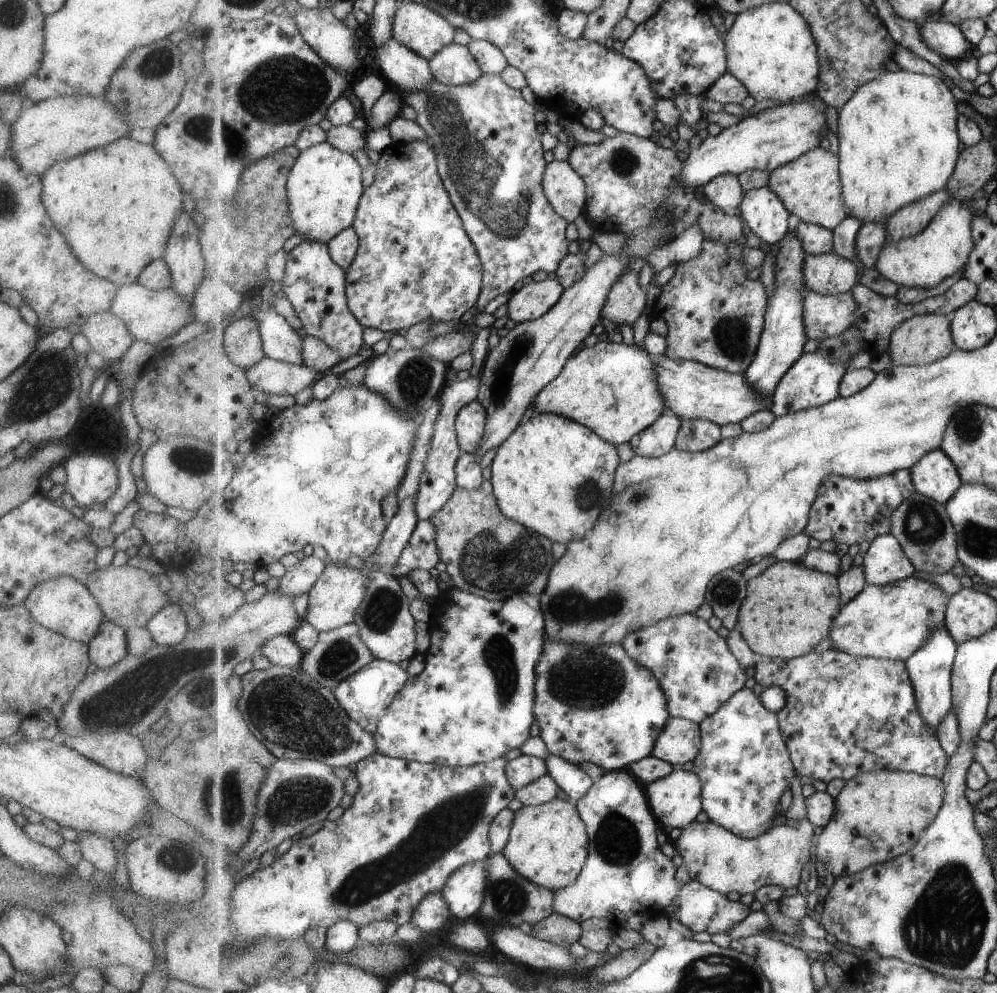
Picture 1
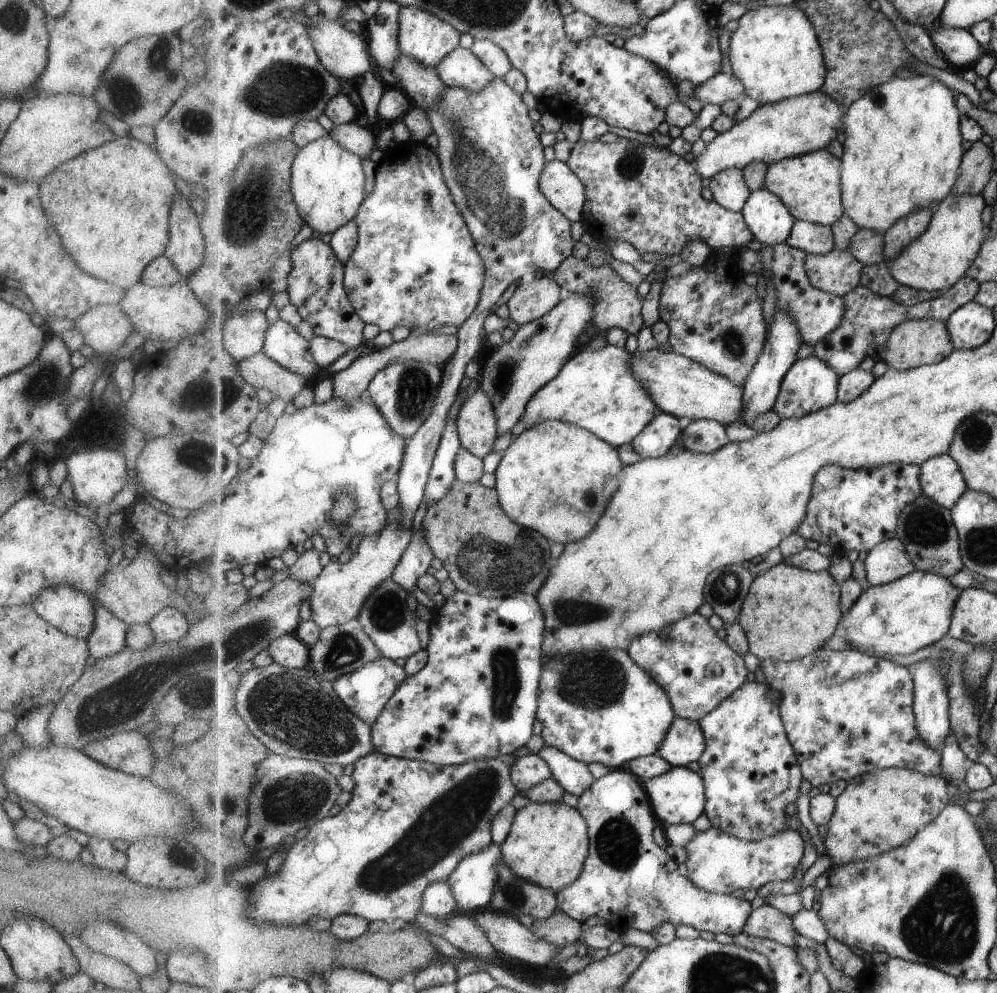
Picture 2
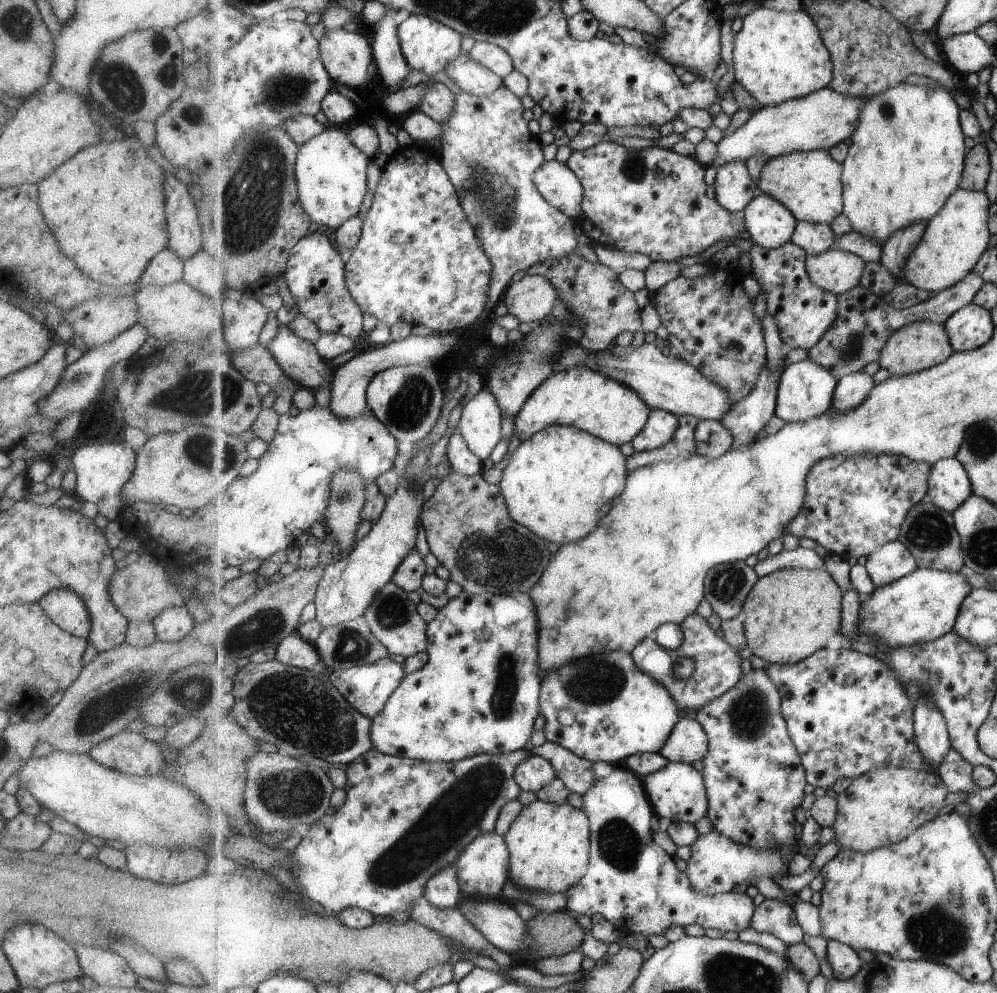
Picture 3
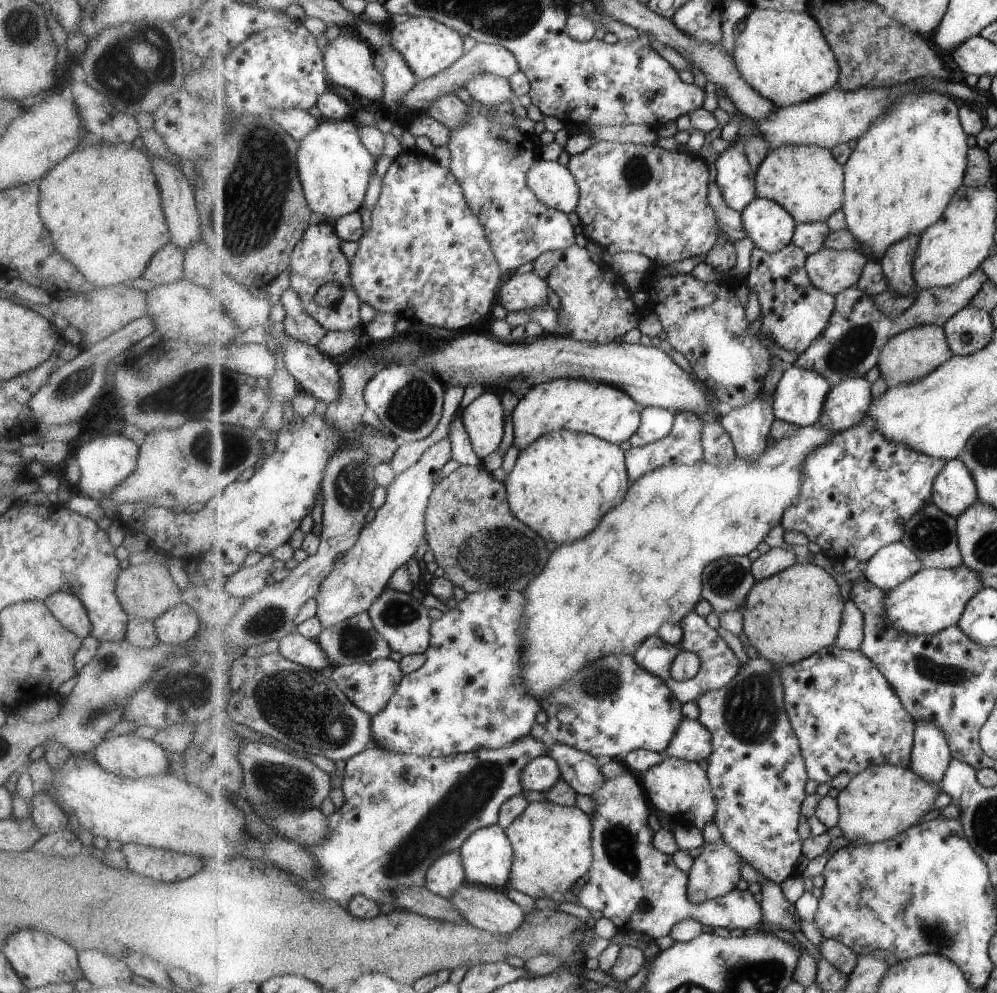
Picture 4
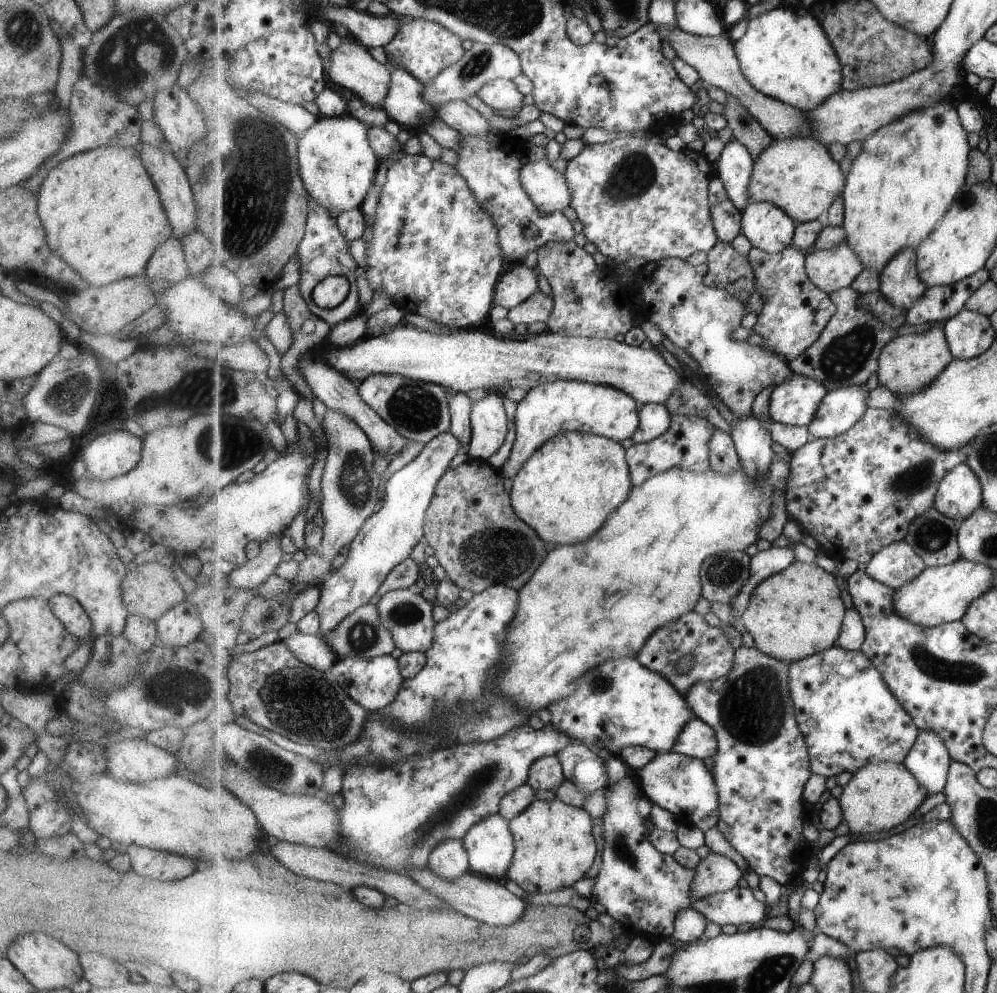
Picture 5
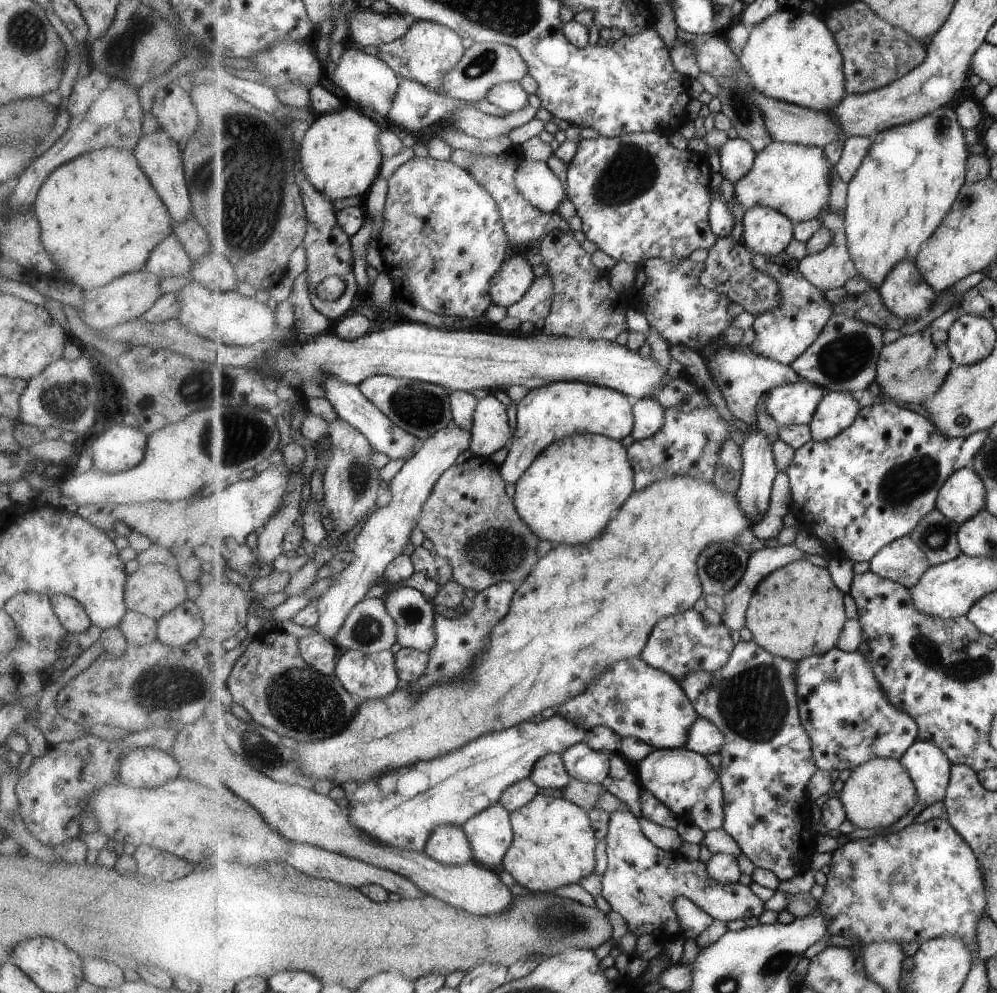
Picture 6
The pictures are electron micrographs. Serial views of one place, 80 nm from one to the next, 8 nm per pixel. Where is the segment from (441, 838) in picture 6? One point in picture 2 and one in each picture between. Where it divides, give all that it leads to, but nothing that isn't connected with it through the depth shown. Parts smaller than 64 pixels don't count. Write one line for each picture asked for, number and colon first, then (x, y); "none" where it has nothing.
2: (439, 900)
3: (443, 889)
4: (447, 874)
5: (450, 859)

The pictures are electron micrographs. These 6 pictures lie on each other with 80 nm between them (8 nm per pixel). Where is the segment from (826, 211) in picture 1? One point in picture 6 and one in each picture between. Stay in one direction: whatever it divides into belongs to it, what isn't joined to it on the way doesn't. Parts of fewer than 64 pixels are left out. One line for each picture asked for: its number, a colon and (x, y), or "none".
2: (811, 184)
3: (809, 183)
4: (807, 180)
5: (800, 176)
6: (796, 179)

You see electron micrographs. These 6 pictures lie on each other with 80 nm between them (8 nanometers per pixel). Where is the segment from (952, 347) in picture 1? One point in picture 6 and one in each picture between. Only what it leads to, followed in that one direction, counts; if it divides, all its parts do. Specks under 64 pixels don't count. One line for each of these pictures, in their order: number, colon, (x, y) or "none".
2: (916, 342)
3: (918, 346)
4: (910, 356)
5: (909, 364)
6: (912, 368)

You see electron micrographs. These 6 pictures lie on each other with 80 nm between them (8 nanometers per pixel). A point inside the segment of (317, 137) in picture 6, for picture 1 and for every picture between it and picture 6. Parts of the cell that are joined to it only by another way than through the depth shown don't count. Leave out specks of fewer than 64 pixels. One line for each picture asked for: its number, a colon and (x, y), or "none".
1: (325, 186)
2: (328, 180)
3: (331, 170)
4: (335, 166)
5: (338, 164)

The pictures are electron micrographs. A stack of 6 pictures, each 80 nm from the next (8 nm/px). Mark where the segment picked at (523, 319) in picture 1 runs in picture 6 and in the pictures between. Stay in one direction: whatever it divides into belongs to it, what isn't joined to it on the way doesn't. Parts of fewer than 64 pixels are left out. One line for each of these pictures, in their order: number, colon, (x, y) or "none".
2: (533, 299)
3: (532, 298)
4: (528, 291)
5: (518, 283)
6: (516, 278)

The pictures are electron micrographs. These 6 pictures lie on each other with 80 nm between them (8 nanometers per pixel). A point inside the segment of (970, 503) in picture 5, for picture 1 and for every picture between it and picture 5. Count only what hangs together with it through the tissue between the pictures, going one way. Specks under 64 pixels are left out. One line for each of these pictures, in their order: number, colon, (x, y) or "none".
1: (936, 476)
2: (942, 479)
3: (950, 486)
4: (955, 489)

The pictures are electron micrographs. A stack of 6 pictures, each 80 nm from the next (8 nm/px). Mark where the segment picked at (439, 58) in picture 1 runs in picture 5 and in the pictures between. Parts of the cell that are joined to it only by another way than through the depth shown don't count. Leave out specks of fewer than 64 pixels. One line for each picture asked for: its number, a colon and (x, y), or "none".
2: (461, 68)
3: (471, 77)
4: (489, 89)
5: (501, 93)

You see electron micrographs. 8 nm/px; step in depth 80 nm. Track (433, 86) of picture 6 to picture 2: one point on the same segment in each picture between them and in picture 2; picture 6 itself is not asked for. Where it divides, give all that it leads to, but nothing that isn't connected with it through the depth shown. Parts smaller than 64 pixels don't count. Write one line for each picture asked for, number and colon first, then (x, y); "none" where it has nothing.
2: (425, 38)
3: (429, 45)
4: (429, 46)
5: (425, 48)

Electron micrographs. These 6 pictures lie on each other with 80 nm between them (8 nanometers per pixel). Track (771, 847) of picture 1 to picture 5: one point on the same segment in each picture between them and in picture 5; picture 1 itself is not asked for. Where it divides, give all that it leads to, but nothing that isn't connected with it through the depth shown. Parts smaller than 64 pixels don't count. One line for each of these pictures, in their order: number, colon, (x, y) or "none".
2: (718, 862)
3: (718, 864)
4: (717, 870)
5: (716, 873)

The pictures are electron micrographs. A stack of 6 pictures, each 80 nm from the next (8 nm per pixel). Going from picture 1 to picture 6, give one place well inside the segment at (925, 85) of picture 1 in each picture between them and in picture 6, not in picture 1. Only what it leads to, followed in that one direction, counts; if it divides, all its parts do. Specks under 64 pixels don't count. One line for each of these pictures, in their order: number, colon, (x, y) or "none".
2: (903, 149)
3: (908, 155)
4: (904, 172)
5: (903, 182)
6: (912, 174)

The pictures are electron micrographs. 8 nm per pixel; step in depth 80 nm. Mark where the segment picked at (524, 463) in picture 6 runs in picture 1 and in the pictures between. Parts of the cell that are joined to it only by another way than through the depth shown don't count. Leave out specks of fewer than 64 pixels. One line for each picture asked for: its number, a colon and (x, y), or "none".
1: (612, 388)
2: (597, 390)
3: (580, 397)
4: (576, 404)
5: (550, 409)

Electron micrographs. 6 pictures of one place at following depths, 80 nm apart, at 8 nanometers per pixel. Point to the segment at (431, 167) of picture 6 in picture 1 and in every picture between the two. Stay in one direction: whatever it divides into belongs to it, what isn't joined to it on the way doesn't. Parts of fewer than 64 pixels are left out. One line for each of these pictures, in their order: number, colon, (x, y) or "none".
1: (416, 261)
2: (417, 263)
3: (419, 259)
4: (426, 257)
5: (435, 251)

